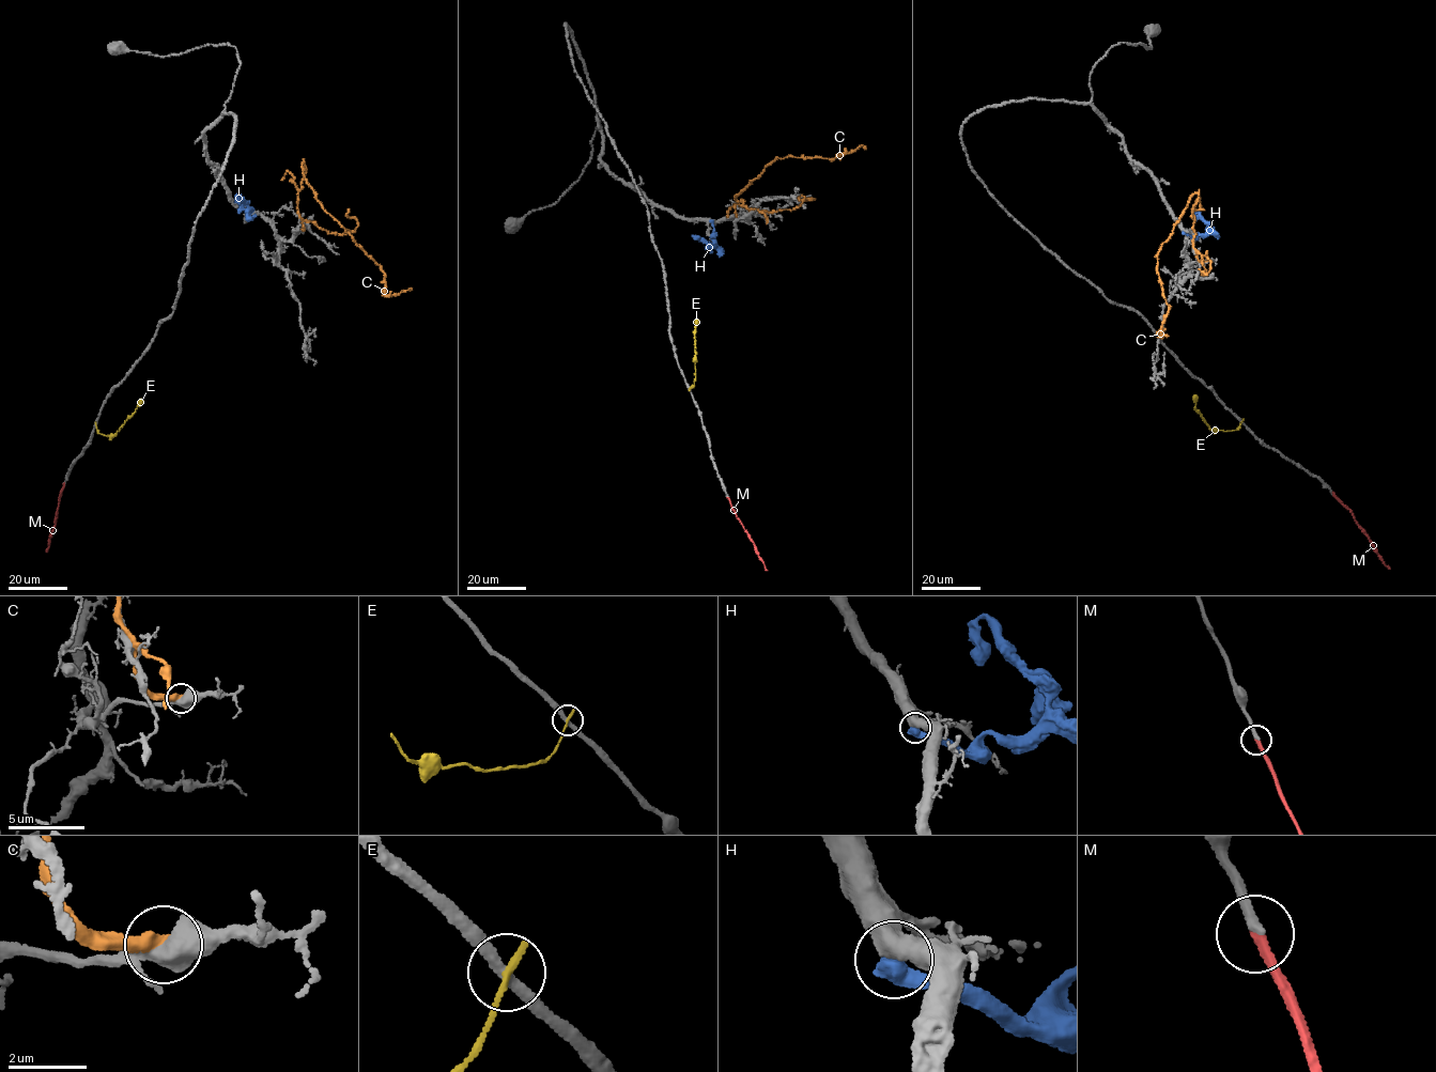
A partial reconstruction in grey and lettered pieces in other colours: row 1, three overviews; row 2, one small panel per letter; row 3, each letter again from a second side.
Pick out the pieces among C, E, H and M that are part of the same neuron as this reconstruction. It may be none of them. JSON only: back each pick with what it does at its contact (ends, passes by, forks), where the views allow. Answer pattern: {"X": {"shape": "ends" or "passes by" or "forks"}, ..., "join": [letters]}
{"M": {"shape": "ends"}, "join": ["M"]}

